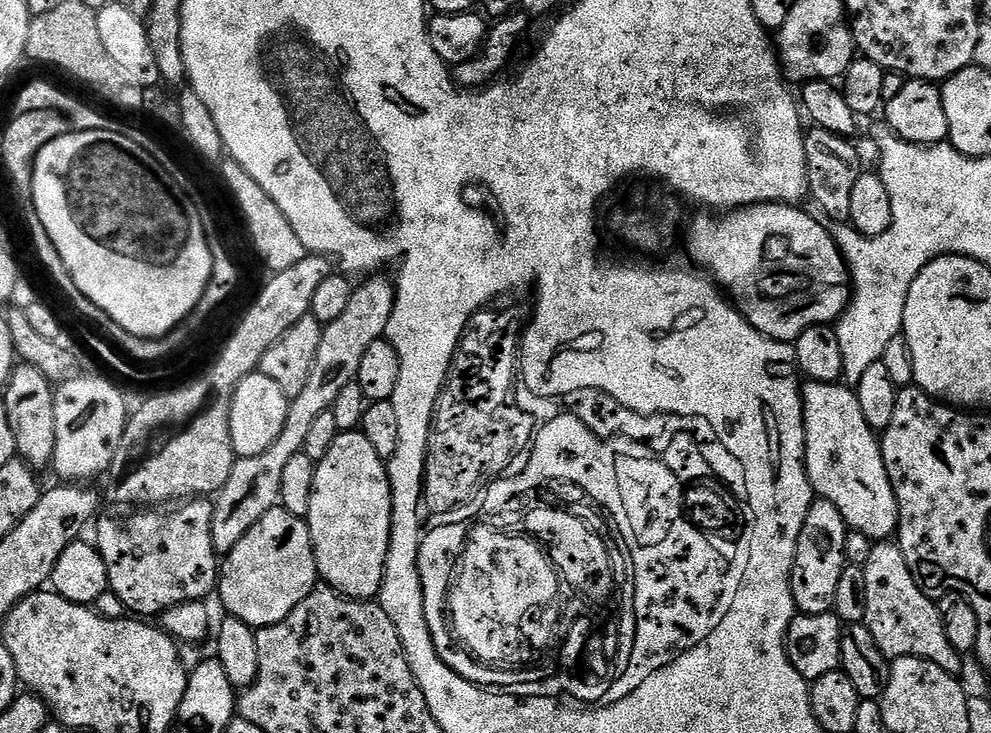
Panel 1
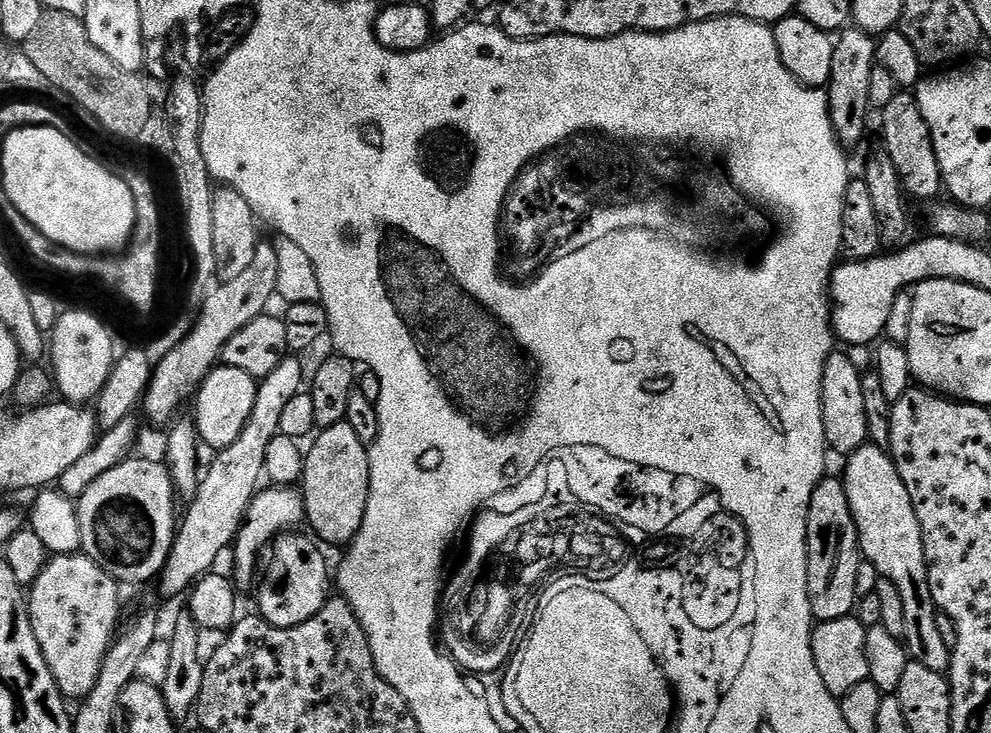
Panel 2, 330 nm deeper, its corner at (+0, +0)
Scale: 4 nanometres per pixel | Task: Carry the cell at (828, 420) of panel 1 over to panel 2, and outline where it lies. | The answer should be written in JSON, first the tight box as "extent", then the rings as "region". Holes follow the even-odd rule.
{"extent":[842,442,952,673],"region":[[[871,442],[854,450],[851,456],[847,457],[845,464],[848,465],[844,468],[842,479],[856,523],[863,559],[876,566],[883,579],[894,582],[894,587],[902,597],[906,617],[904,647],[915,663],[935,672],[947,673],[952,664],[952,650],[946,646],[942,633],[938,631],[938,618],[941,613],[934,602],[934,594],[930,594],[922,530],[918,526],[910,494],[898,474],[896,464],[885,449]]]}

